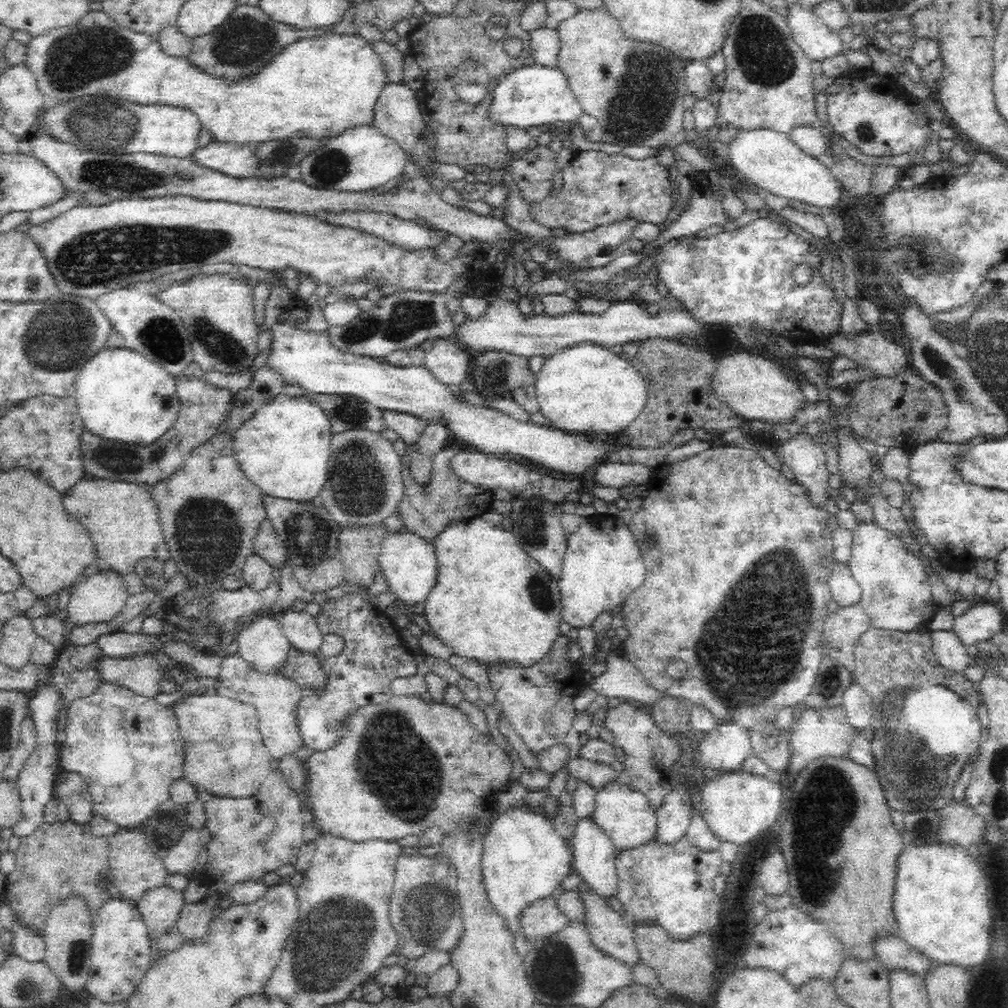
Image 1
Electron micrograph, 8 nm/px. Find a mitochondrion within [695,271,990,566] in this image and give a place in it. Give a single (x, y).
(935, 359)

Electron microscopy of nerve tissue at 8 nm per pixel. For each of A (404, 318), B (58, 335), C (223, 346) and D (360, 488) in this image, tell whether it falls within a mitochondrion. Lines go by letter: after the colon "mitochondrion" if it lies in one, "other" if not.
A: mitochondrion
B: mitochondrion
C: mitochondrion
D: mitochondrion

